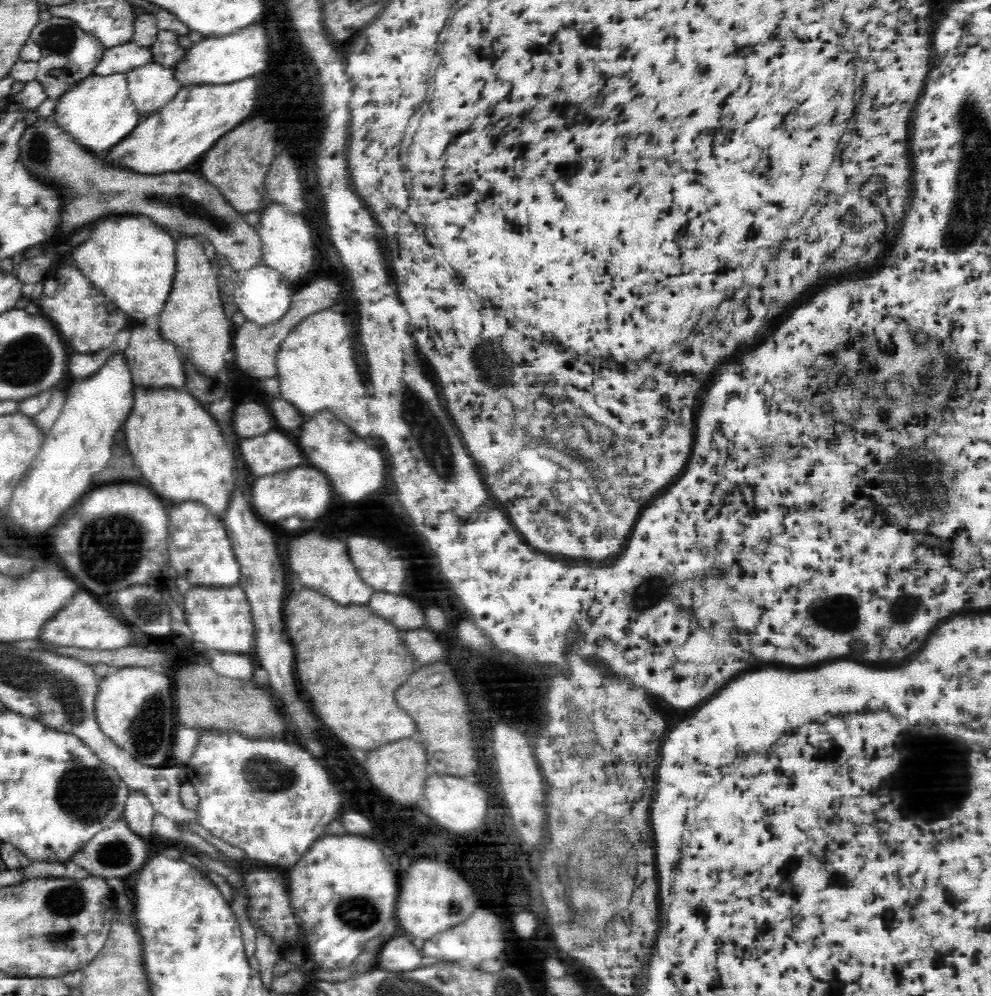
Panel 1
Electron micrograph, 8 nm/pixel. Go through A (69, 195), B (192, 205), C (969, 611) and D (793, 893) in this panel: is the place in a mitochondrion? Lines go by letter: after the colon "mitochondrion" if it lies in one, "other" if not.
A: mitochondrion
B: mitochondrion
C: other
D: other

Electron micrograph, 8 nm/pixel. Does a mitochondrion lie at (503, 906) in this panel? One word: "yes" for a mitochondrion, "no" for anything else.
no

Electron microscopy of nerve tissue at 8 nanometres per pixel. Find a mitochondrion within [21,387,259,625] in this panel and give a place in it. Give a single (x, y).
(121, 540)

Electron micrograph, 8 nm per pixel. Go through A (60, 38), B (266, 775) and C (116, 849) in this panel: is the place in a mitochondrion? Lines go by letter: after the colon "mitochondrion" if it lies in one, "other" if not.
A: mitochondrion
B: mitochondrion
C: mitochondrion

